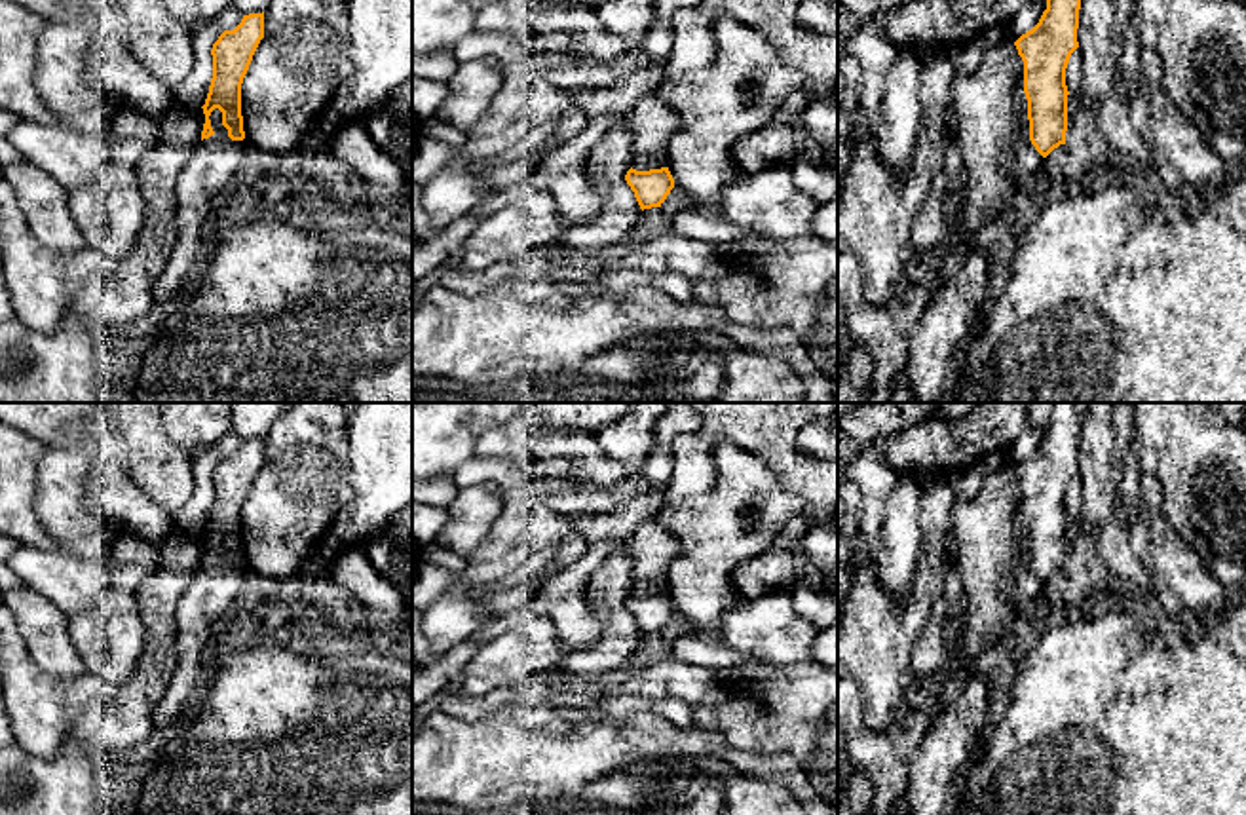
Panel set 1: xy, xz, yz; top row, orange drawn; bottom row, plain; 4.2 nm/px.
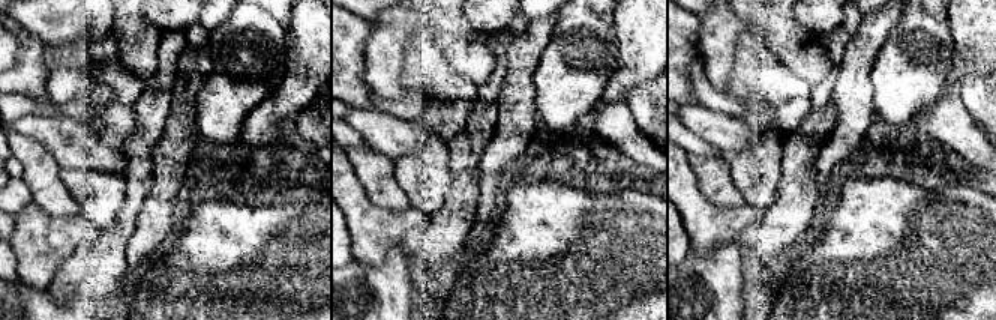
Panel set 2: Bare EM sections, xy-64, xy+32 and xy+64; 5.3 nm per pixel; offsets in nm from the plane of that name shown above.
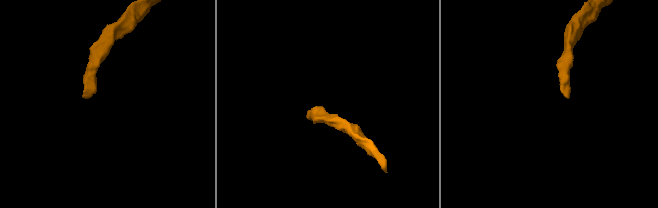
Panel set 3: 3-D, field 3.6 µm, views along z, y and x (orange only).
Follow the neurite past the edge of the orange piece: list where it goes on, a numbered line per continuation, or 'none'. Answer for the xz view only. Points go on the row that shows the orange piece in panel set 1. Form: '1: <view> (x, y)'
1: xz (650, 122)

